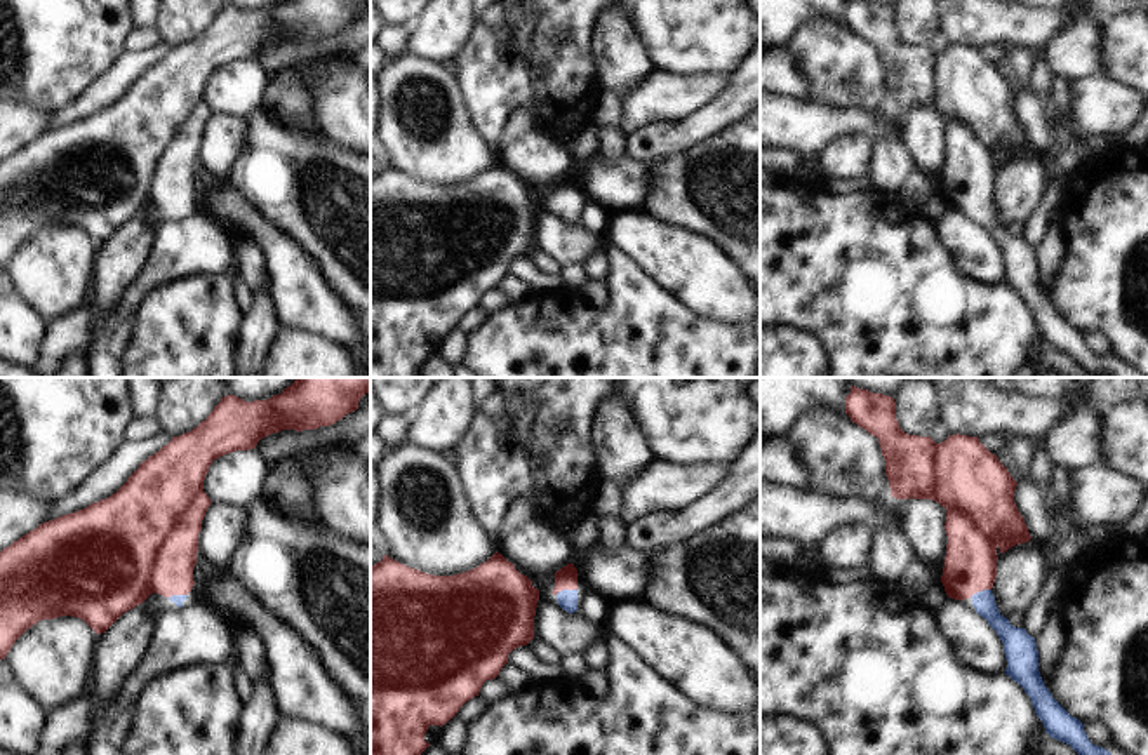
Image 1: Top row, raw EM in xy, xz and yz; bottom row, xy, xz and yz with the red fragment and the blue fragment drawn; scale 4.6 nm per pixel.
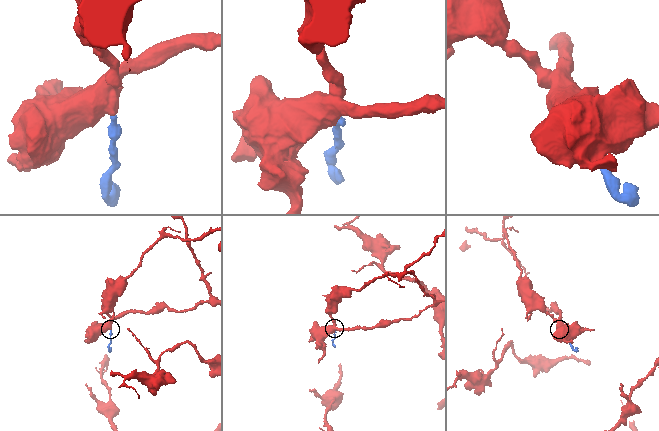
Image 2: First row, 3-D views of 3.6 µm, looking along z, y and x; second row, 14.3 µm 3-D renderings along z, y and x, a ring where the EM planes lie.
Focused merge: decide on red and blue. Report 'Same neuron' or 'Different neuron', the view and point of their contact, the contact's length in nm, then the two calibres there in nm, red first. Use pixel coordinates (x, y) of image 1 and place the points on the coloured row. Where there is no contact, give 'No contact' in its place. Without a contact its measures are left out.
Same neuron. Touches red at xz (566, 588). Shared border 110 nm. Thickness 100 nm (red) against 100 nm

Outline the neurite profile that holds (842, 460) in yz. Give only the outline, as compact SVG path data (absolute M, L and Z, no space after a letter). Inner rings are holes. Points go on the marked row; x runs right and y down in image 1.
M812 411L786 437L809 473L811 492L870 501L891 496L878 438L849 414Z

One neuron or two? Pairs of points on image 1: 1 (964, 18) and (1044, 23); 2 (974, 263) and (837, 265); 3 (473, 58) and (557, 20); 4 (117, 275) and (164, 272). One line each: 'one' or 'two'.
1: one
2: two
3: one
4: two

